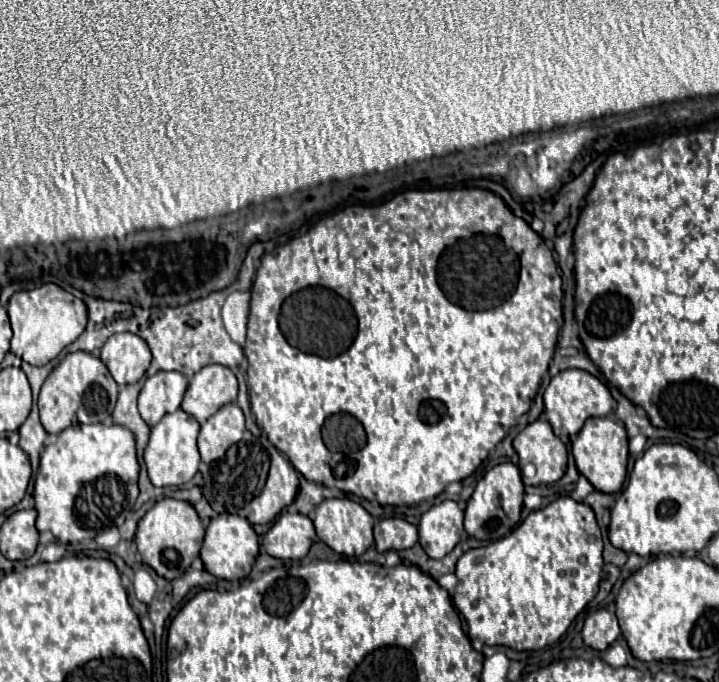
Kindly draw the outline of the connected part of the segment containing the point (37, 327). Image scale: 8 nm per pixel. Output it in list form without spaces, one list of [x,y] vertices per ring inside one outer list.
[[[43,284],[35,290],[23,290],[11,296],[7,304],[13,338],[11,352],[33,366],[43,366],[53,360],[67,344],[79,338],[87,326],[87,306],[57,284]]]

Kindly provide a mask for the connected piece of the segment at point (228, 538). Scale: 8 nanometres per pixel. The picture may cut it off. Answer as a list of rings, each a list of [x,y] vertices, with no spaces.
[[[219,514],[211,520],[205,532],[205,542],[201,546],[201,560],[209,574],[223,578],[223,580],[241,580],[251,572],[251,566],[259,552],[259,536],[255,534],[253,526],[239,518],[237,514]]]

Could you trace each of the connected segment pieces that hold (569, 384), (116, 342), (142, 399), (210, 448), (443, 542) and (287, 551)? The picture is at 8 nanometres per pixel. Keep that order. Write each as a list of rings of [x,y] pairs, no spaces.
[[[563,370],[557,376],[551,378],[547,390],[545,390],[545,414],[549,424],[553,426],[553,432],[563,438],[567,436],[569,440],[575,440],[575,436],[579,434],[579,430],[583,428],[587,418],[601,418],[601,416],[609,416],[613,410],[613,398],[607,390],[607,386],[595,378],[593,374],[585,372],[585,370]]]
[[[131,332],[113,334],[101,348],[101,360],[119,386],[141,380],[151,364],[147,342]]]
[[[157,372],[149,376],[139,392],[139,414],[149,424],[155,426],[165,414],[175,412],[181,406],[189,380],[181,372]]]
[[[231,402],[221,406],[203,426],[197,438],[199,454],[205,464],[211,464],[213,460],[223,458],[229,446],[241,440],[245,432],[245,416],[241,408]]]
[[[445,500],[431,506],[419,520],[419,544],[431,558],[443,558],[459,542],[463,532],[463,510]]]
[[[283,512],[261,536],[267,554],[281,560],[301,560],[307,556],[317,534],[313,522],[303,514]]]

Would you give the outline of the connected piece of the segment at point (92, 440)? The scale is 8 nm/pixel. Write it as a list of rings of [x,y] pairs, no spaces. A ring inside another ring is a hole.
[[[75,424],[63,430],[55,442],[45,446],[41,454],[39,472],[35,476],[35,510],[37,510],[37,530],[45,532],[49,530],[59,542],[79,542],[95,538],[99,532],[107,530],[109,526],[115,526],[115,520],[127,510],[133,510],[133,504],[137,500],[139,488],[137,488],[137,476],[139,476],[139,462],[135,454],[135,438],[131,430],[125,426],[113,424]]]

